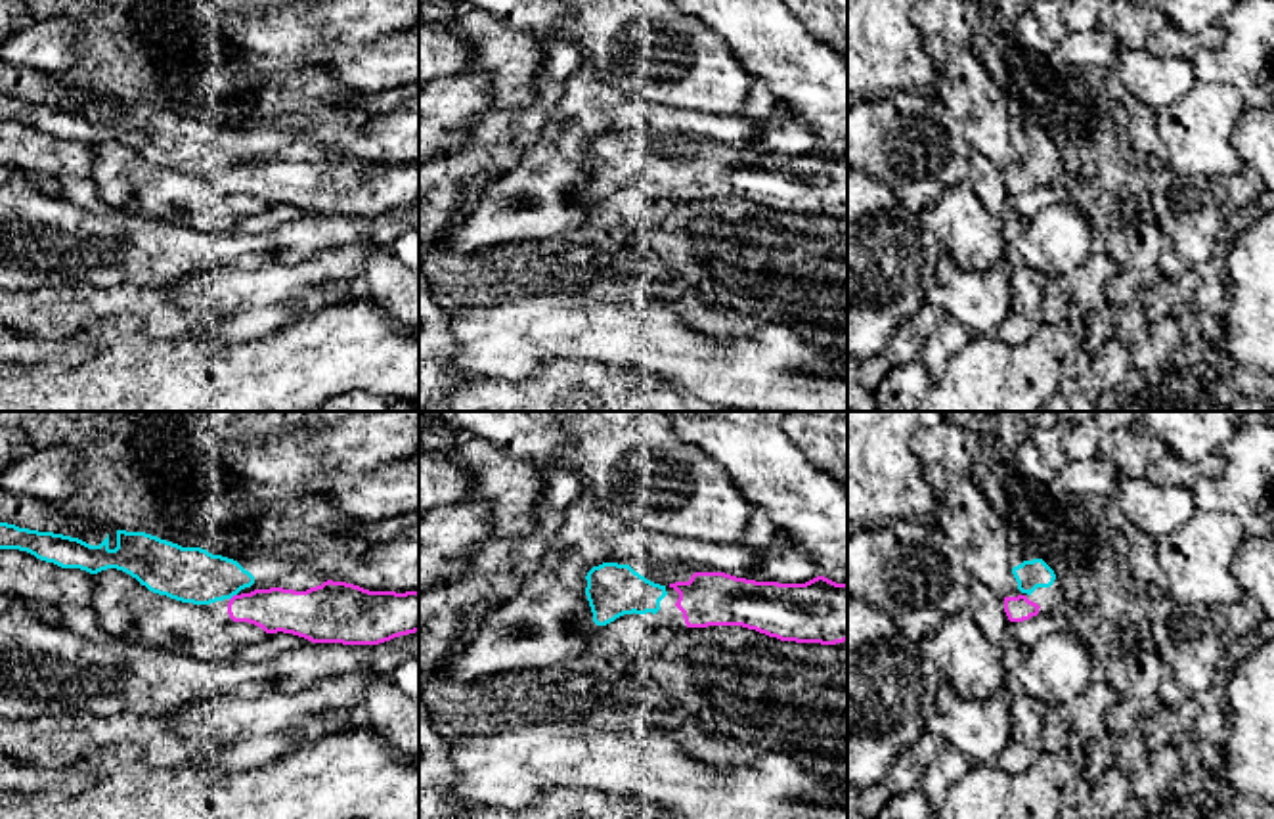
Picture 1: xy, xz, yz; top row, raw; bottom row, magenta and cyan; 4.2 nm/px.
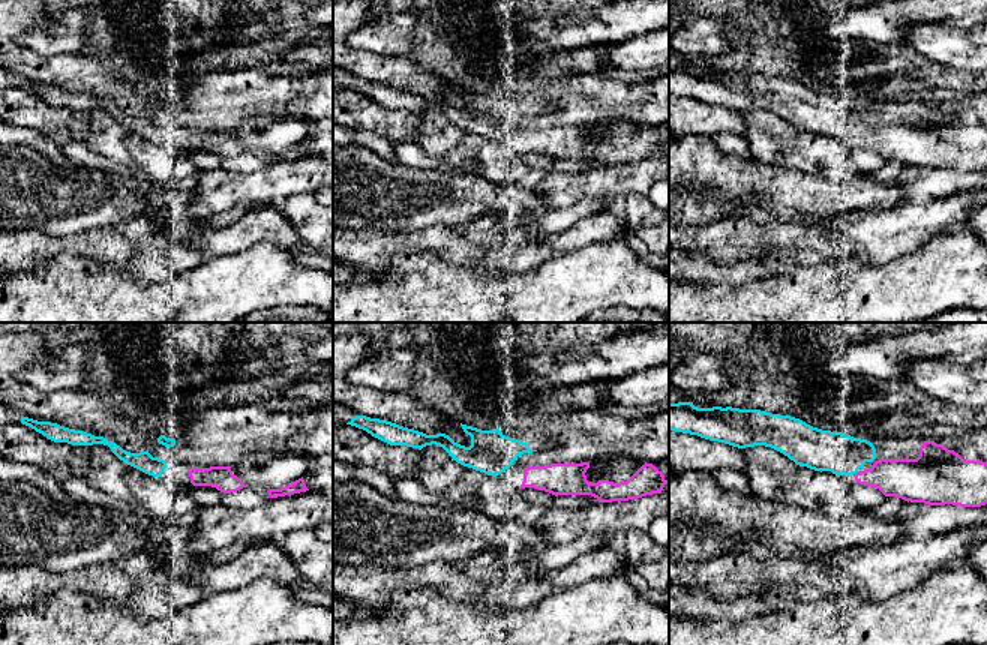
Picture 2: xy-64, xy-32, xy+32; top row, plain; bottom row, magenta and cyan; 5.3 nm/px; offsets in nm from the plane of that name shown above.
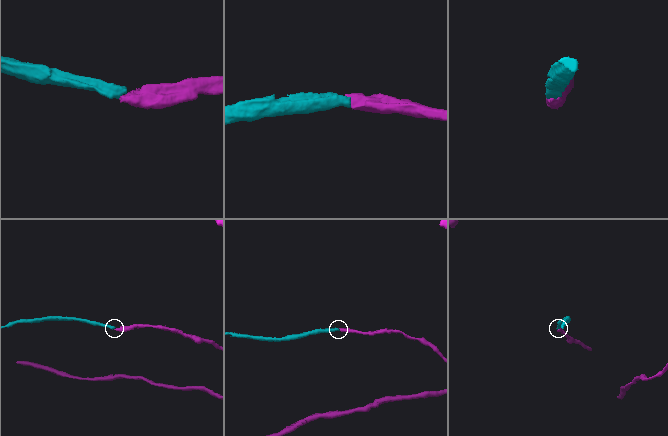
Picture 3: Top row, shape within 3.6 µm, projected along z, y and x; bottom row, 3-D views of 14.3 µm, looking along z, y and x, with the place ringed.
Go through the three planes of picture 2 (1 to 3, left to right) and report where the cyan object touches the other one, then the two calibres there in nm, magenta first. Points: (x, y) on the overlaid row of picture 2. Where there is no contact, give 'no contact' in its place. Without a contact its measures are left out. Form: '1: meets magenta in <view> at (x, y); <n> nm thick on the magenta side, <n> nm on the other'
1: no contact
2: no contact
3: meets magenta in xy+32 at (857, 473); 200 nm thick on the magenta side, 220 nm on the other

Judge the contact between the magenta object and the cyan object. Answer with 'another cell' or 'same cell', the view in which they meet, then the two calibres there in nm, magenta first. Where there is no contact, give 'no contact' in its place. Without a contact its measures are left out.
same cell | xy | 190/240 nm

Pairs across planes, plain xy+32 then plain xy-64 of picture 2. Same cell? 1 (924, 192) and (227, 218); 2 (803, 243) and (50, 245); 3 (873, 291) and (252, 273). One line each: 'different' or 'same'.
1: different
2: same
3: same

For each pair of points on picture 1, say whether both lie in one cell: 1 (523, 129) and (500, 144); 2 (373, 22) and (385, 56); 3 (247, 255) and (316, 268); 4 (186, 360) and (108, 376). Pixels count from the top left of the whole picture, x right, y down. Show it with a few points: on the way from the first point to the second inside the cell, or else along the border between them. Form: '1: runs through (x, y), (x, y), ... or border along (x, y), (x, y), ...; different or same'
1: runs through (517, 131), (505, 138); same
2: border along (398, 31), (368, 46); different
3: border along (268, 259), (228, 265), (224, 268); different
4: runs through (167, 376), (127, 376); same

